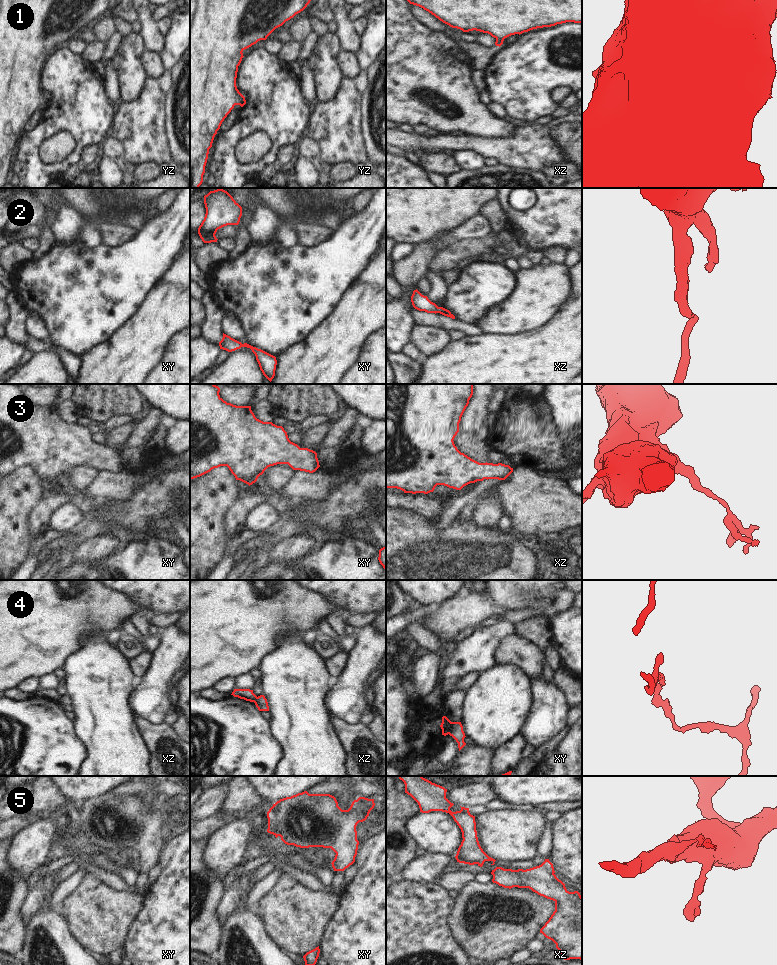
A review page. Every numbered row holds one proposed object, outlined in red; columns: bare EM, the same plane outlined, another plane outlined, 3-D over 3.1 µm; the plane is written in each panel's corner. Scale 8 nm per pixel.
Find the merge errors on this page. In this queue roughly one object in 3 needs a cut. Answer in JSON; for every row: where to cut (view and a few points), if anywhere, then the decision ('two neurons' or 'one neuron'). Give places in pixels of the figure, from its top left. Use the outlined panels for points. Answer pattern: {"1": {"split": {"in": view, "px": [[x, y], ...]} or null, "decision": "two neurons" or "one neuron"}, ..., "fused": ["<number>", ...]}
{"1": {"split": null, "decision": "one neuron"}, "2": {"split": null, "decision": "one neuron"}, "3": {"split": null, "decision": "one neuron"}, "4": {"split": {"in": "xy", "px": [[452, 722], [448, 733]]}, "decision": "two neurons"}, "5": {"split": null, "decision": "one neuron"}, "fused": ["4"]}

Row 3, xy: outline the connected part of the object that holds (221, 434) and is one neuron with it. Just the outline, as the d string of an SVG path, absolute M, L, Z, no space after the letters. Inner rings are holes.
M190 384L190 479L200 477L214 468L227 466L236 480L250 486L268 467L277 464L288 464L293 470L309 473L320 467L317 453L291 442L282 426L257 419L251 406L227 403L220 397L219 392L220 388L215 384Z

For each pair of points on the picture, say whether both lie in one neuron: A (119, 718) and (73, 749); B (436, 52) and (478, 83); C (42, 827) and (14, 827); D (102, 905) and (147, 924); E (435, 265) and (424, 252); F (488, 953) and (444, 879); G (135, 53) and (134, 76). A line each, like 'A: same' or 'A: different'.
A: different
B: different
C: different
D: different
E: different
F: different
G: same

